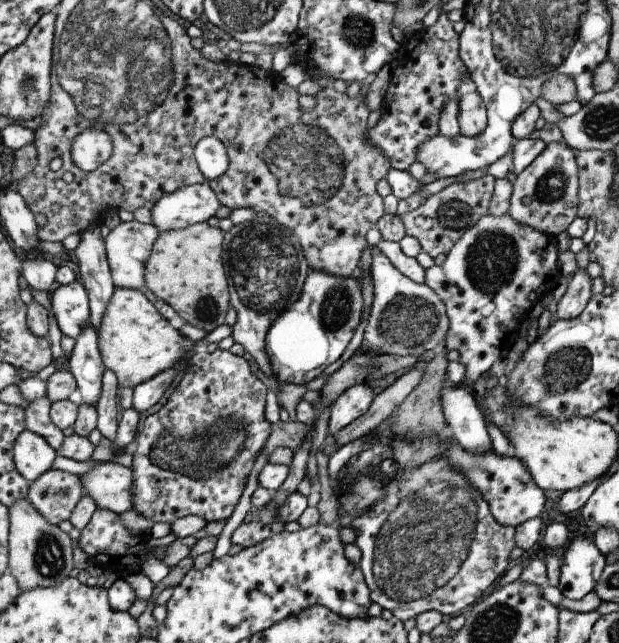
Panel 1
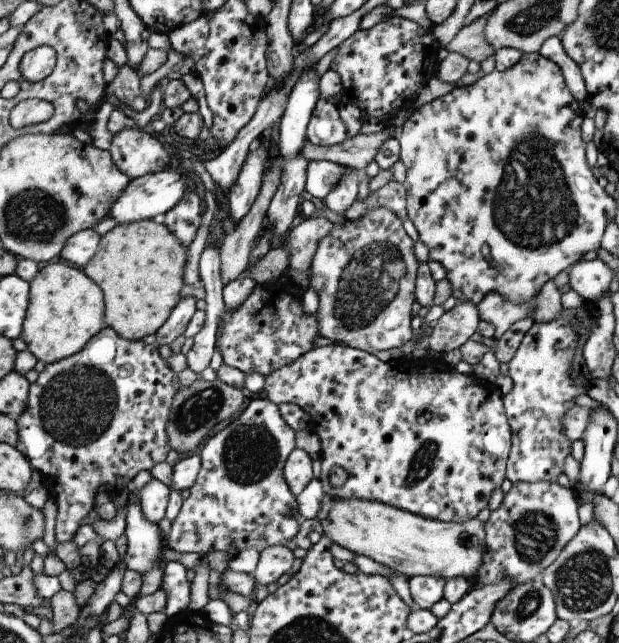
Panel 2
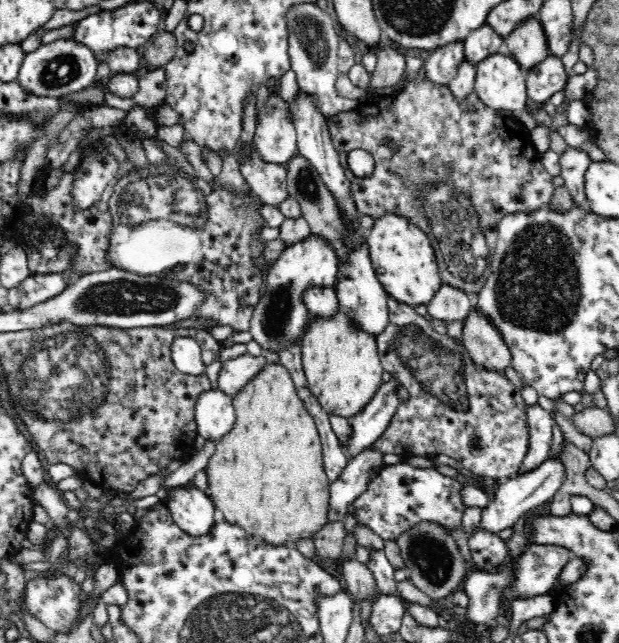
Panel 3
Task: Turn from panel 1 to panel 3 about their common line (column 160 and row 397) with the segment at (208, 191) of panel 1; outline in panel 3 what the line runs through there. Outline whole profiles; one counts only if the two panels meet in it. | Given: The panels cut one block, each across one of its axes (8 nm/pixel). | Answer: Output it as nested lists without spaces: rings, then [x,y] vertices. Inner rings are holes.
[[[219,388],[200,393],[195,402],[195,421],[200,436],[218,442],[235,423],[232,397]]]

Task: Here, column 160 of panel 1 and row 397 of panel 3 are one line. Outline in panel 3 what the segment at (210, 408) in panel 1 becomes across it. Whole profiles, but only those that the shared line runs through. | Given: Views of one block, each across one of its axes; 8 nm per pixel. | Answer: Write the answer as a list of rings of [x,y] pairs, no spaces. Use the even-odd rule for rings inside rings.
[[[391,297],[387,301],[387,305],[389,308],[389,321],[386,328],[378,336],[375,336],[376,345],[378,345],[378,353],[383,371],[389,372],[393,378],[398,380],[401,386],[408,390],[409,398],[397,406],[393,419],[388,423],[386,430],[380,435],[380,438],[373,442],[373,448],[377,448],[383,454],[398,454],[403,459],[409,456],[427,456],[431,458],[432,454],[444,454],[457,460],[464,472],[480,478],[488,477],[495,479],[497,482],[507,480],[510,476],[516,476],[520,466],[522,466],[522,462],[524,462],[524,456],[528,454],[529,446],[527,405],[524,399],[522,399],[520,390],[510,382],[505,374],[487,370],[482,366],[478,367],[478,364],[472,361],[464,345],[454,341],[454,339],[448,336],[448,333],[439,334],[437,331],[434,331],[430,318],[417,314],[414,307],[409,304],[398,303],[398,301]]]

